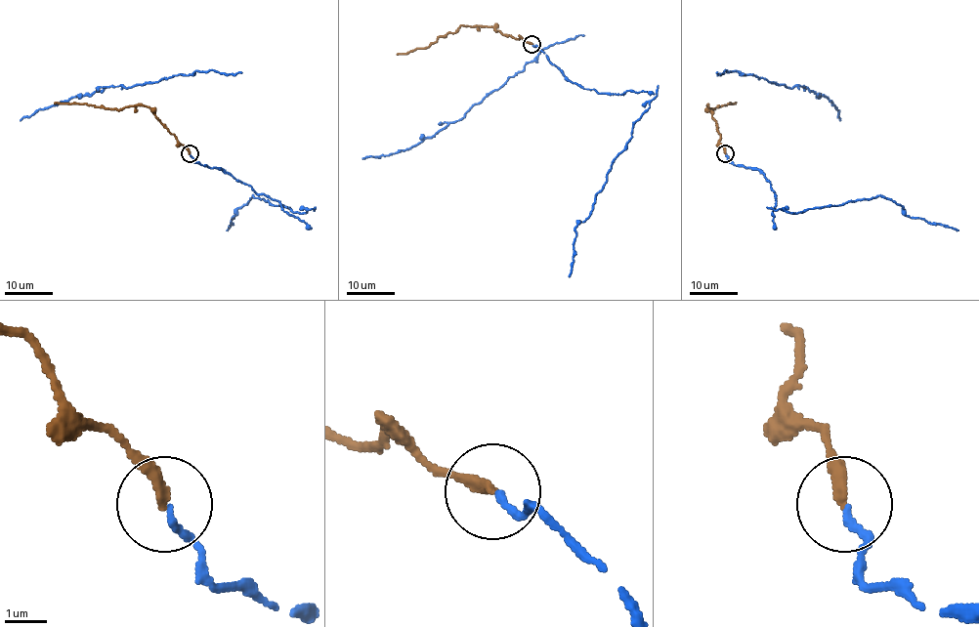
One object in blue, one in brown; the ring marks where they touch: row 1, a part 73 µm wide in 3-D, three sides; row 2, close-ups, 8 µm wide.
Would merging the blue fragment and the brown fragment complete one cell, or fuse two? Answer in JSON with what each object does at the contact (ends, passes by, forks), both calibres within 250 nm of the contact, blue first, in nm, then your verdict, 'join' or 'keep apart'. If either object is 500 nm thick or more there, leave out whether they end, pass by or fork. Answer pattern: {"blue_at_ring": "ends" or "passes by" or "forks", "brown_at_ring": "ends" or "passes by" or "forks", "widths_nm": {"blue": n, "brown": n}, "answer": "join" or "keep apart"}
{"blue_at_ring": "ends", "brown_at_ring": "ends", "widths_nm": {"blue": 150, "brown": 280}, "answer": "join"}

